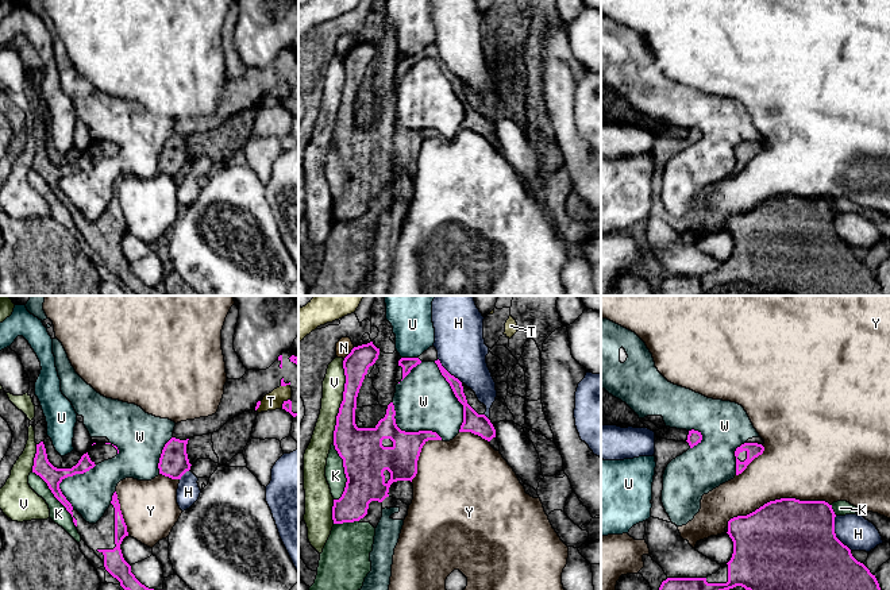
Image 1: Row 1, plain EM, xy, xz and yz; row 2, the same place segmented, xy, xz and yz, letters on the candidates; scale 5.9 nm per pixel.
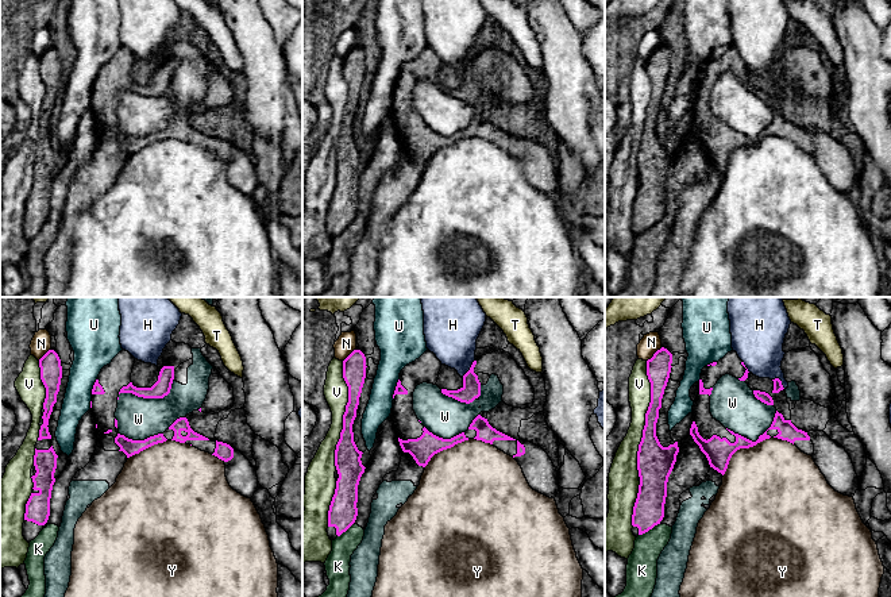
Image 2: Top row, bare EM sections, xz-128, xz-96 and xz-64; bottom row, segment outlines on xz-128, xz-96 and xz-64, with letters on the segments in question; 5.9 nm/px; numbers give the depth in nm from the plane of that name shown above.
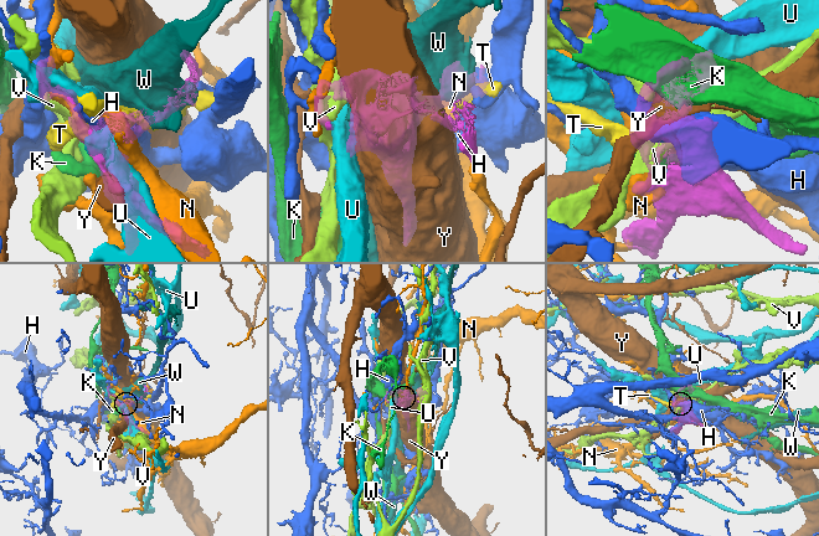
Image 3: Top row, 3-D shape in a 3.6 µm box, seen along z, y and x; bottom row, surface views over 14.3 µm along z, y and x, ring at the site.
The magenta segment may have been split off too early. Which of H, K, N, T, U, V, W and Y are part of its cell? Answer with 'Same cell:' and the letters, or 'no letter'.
Same cell: no letter

